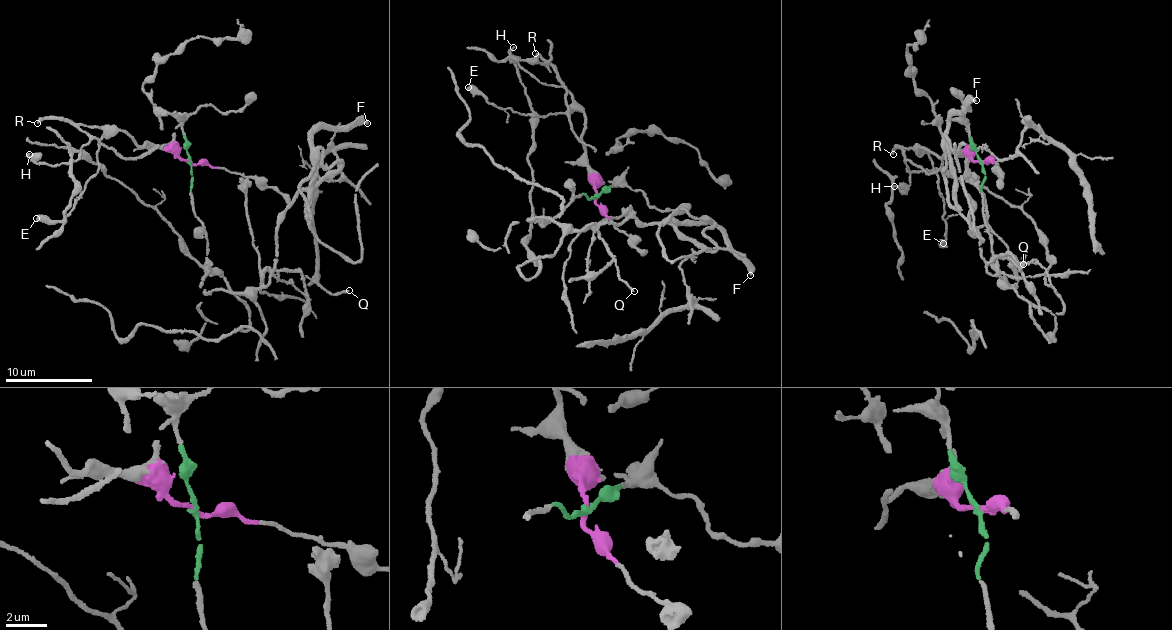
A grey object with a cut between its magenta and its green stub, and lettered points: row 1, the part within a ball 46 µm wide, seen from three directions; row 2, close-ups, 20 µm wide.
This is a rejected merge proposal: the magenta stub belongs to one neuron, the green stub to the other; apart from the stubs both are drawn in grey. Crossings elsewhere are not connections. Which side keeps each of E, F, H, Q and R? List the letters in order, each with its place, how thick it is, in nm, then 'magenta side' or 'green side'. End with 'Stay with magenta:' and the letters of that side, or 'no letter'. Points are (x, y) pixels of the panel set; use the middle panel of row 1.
E: (468, 87) | 550 nm | magenta side
F: (750, 275) | 400 nm | green side
H: (513, 47) | 280 nm | magenta side
Q: (634, 291) | 190 nm | green side
R: (535, 53) | 280 nm | magenta side
Stay with magenta: E, H, R

